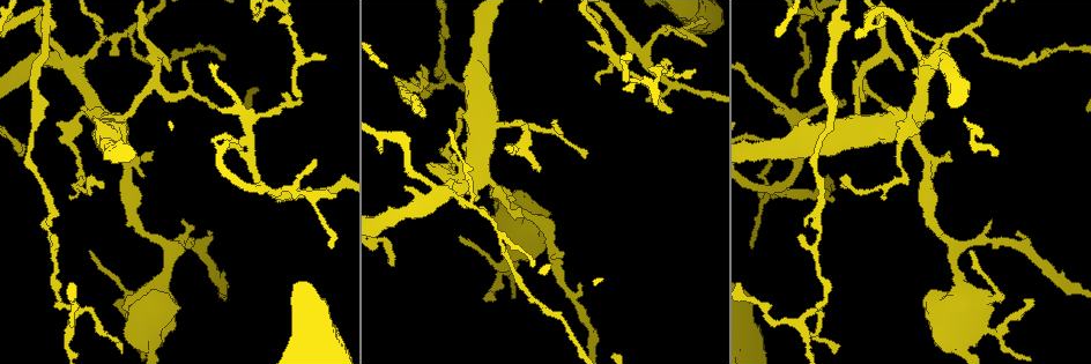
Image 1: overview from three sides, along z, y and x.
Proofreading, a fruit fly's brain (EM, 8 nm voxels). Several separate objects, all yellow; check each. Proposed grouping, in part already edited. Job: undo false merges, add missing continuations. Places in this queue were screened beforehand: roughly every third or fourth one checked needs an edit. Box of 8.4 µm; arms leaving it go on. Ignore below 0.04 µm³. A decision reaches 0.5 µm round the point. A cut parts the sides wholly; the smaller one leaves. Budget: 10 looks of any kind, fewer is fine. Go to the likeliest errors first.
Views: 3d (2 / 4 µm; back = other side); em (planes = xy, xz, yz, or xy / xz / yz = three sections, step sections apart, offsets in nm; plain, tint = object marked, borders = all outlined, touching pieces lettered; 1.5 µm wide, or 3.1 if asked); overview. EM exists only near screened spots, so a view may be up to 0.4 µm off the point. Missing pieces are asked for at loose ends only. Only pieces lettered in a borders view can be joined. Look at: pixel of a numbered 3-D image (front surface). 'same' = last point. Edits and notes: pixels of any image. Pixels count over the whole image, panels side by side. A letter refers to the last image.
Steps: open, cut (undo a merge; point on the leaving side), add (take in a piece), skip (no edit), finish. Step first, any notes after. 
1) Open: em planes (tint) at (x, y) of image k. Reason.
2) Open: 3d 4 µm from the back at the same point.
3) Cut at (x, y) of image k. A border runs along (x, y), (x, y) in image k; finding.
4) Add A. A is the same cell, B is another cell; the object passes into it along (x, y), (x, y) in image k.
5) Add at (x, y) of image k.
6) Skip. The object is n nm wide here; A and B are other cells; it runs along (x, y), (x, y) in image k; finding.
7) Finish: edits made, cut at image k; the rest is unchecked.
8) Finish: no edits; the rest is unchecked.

Open: em xy step 8 (borders) at (237, 141) of image 1. An open end.

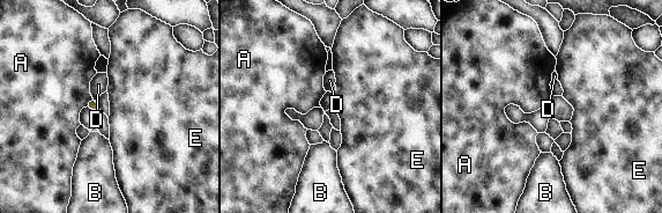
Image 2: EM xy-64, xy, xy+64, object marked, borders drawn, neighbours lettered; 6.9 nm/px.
Open: em planes (borders) at the same point.

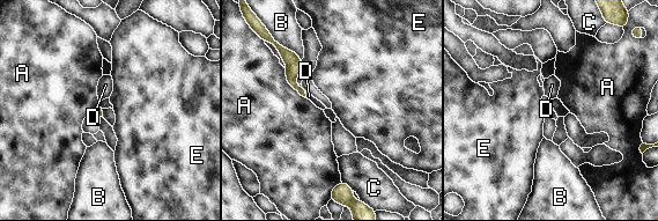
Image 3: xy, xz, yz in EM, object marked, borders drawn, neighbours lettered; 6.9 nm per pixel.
Skip. A, B, C, D and E are other cells; a border runs along (285, 68), (286, 81), (305, 98) in image 3; no lettered piece goes on from it.

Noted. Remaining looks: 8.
Open: 3d 4 µm at (301, 100) of image 1. Tapers out.

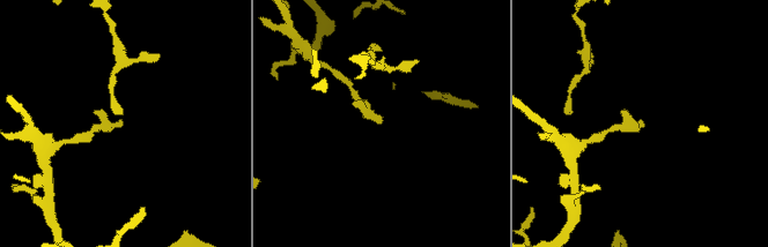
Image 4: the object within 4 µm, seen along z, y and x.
Open: em planes (borders) at (644, 124) of image 4.

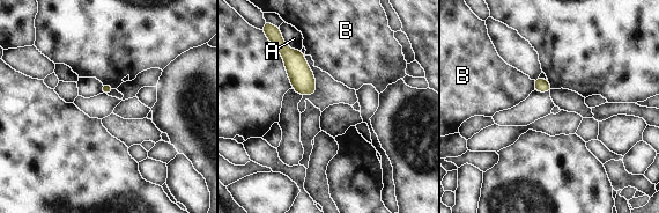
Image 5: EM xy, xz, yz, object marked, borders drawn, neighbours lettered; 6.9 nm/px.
Skip. A and B are other cells; a border runs along (533, 80), (534, 89) in image 5; no lettered piece goes on from it.

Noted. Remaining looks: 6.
Open: em planes (borders) at (513, 200) of image 1. Free end.

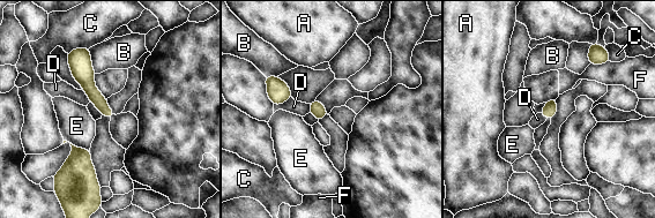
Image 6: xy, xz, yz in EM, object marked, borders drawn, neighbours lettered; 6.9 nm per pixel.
Skip. A, B, C, D, E and F are other cells; a border runs along (291, 97), (281, 104), (274, 105) in image 6; no lettered piece goes on from it.

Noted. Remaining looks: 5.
Open: 3d 4 µm at (500, 235) of image 1. A fork.

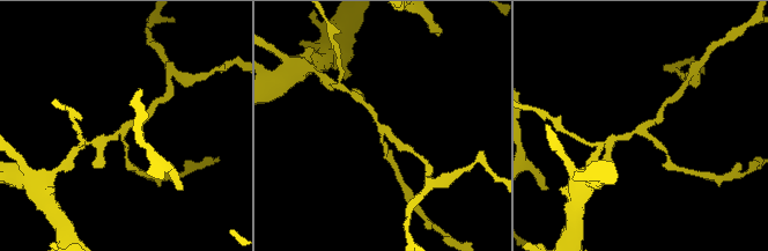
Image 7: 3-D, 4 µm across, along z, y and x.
Open: em xy step 4 (tint) at (641, 131) of image 7. 3 arms meet here; now the EM.

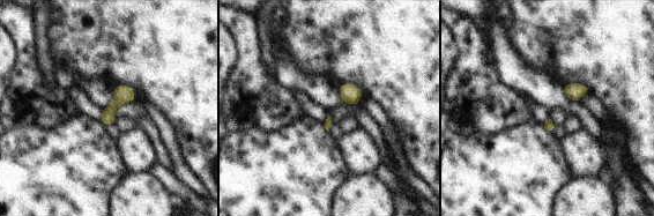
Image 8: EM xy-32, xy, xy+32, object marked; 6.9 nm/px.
Open: em planes (borders) at the same point.

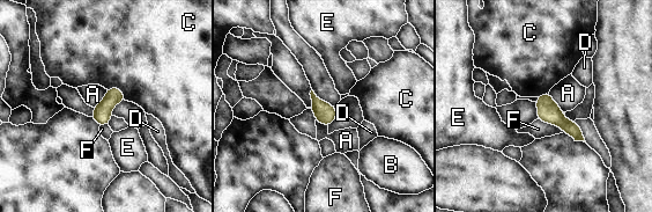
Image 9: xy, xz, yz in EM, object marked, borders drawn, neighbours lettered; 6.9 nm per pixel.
Skip. A, B, C, D, E and F are other cells; a border runs along (538, 118), (555, 124), (563, 131) in image 9; one neuron here.

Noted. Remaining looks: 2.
Finish: no edits; the rest is unchecked.

